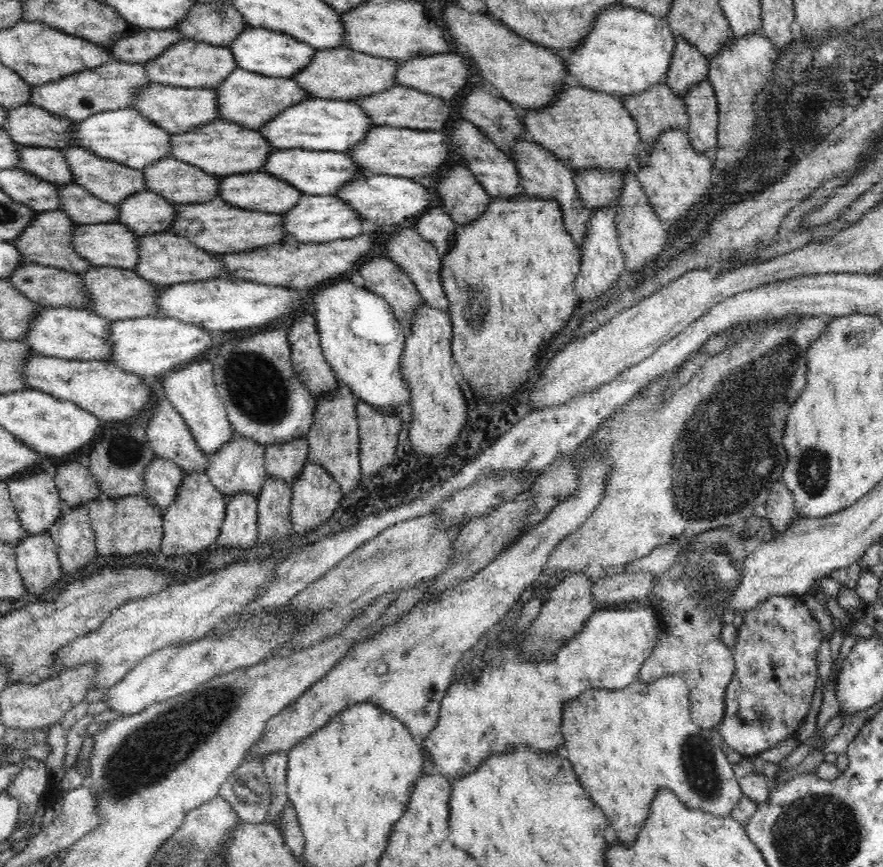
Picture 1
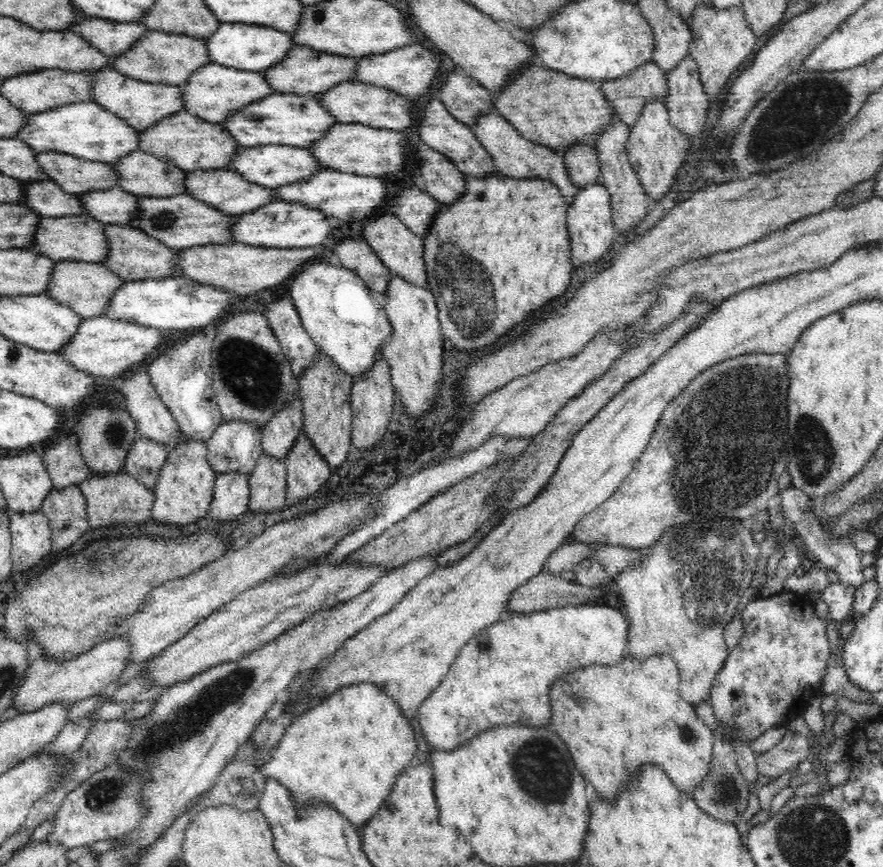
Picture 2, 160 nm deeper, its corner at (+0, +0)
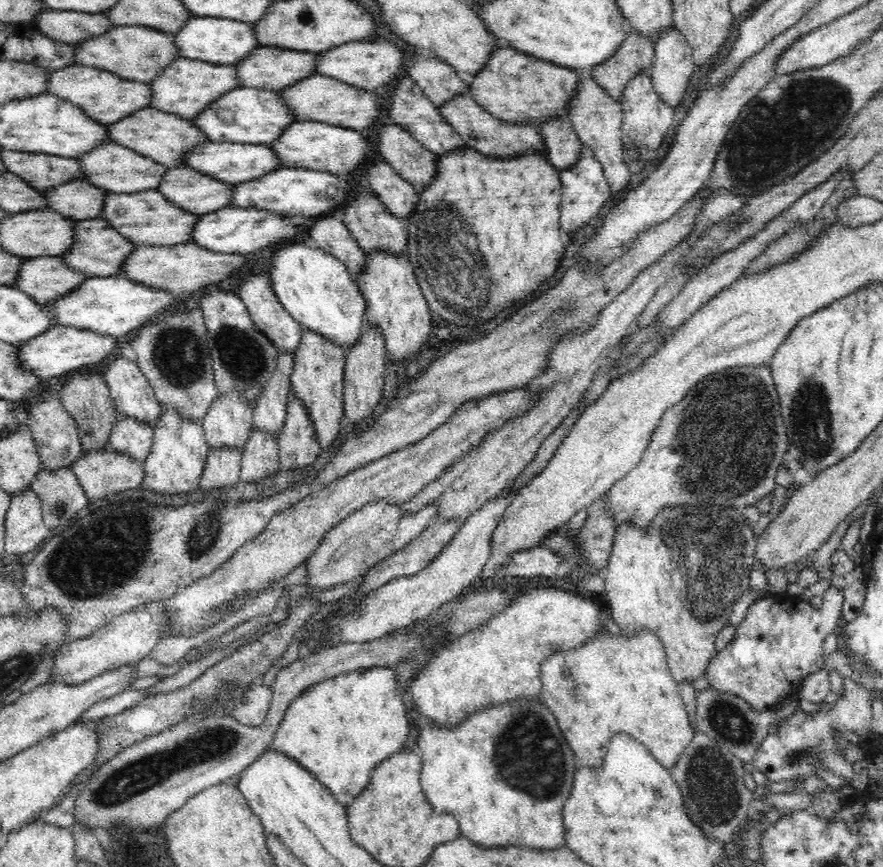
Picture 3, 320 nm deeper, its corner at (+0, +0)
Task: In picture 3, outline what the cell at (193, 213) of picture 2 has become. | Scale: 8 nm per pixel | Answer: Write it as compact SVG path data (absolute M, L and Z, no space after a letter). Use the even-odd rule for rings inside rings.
M156 189L120 194L107 191L101 217L132 244L154 246L191 242L193 228L199 219L198 214L186 212Z

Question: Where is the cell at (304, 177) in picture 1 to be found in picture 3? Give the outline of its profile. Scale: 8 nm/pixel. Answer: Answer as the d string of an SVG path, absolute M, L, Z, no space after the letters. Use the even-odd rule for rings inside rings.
M210 139L197 147L191 148L183 163L184 165L181 166L192 167L192 169L196 169L204 173L204 175L232 185L264 178L264 174L274 172L278 168L284 168L284 165L278 160L269 145L217 143Z

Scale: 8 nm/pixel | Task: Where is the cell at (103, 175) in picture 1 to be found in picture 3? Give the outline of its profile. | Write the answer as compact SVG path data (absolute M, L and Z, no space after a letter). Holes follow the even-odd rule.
M8 149L1 152L1 159L6 171L40 191L50 190L72 179L84 178L82 165L77 159Z

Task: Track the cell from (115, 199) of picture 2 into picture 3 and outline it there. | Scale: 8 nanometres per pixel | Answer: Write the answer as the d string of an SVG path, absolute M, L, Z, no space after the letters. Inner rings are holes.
M72 179L50 190L41 191L49 202L48 209L74 221L100 217L106 193L106 190L82 179Z

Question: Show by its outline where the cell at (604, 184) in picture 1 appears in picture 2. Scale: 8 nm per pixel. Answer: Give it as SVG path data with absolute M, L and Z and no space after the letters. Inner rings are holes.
M573 144L561 155L569 177L578 188L600 181L602 172L598 162L598 153L592 144Z

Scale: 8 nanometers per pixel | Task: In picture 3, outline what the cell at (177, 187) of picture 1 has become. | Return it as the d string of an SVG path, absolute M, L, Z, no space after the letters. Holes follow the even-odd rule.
M112 142L95 146L91 151L88 151L85 155L80 155L76 159L82 165L84 181L118 194L135 193L148 189L157 190L167 170L166 167L155 160L134 152L131 148Z

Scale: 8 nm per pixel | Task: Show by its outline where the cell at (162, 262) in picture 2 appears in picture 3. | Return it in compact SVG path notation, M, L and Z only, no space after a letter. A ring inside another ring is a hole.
M101 216L95 219L75 221L73 245L62 259L72 270L84 272L92 277L107 277L119 275L124 259L137 245L124 238L115 228L112 228Z

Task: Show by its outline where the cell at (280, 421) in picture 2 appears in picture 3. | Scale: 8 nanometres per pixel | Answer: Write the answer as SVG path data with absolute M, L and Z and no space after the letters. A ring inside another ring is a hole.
M278 349L276 368L274 374L256 398L253 406L253 422L256 430L277 437L282 432L282 426L288 416L288 398L292 391L292 370L294 368L294 355L290 351Z

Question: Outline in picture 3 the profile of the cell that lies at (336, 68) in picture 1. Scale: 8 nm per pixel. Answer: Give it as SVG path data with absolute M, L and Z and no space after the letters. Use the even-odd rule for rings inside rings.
M270 45L265 47L259 46L248 54L247 57L239 60L239 63L235 64L236 76L241 86L281 91L299 80L316 74L315 64L318 59L316 53L311 53L310 51L302 52Z

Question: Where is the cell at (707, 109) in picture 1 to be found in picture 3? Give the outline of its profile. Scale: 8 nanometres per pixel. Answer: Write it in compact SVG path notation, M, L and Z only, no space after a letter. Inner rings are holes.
M677 29L663 32L655 42L654 62L649 70L656 92L673 109L688 94L695 62L688 41Z

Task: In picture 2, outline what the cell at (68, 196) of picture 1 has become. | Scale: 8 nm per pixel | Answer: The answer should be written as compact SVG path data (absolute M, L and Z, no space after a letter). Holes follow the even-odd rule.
M44 179L24 183L23 204L42 217L86 215L79 195L64 192L54 181Z

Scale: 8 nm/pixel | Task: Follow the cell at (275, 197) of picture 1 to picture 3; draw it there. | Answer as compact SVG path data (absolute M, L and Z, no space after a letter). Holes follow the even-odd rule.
M180 166L167 168L157 190L186 212L201 215L231 206L233 185Z

